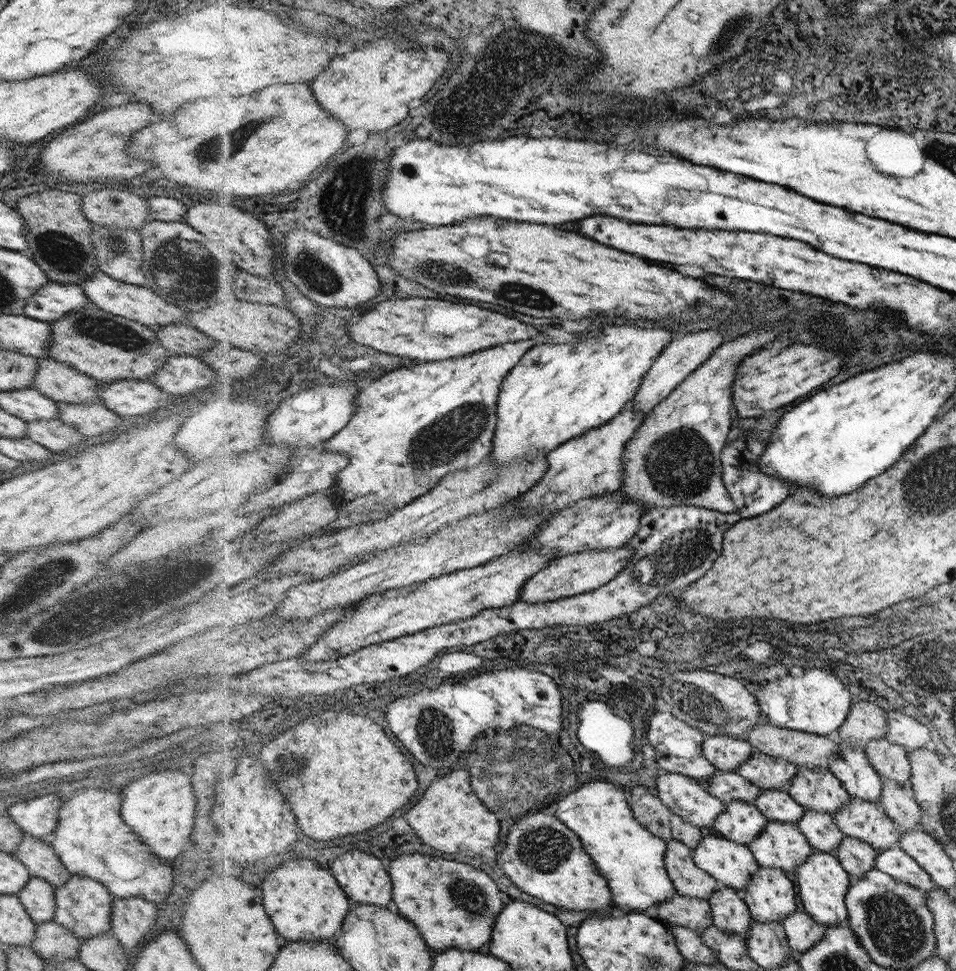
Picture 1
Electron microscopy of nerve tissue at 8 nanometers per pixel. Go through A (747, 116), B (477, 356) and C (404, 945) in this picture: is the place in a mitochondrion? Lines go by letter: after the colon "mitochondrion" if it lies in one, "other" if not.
A: other
B: other
C: other

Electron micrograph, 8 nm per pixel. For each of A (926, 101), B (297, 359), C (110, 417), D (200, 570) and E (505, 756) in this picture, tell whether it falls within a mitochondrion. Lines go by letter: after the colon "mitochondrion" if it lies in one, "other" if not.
A: other
B: other
C: other
D: other
E: mitochondrion

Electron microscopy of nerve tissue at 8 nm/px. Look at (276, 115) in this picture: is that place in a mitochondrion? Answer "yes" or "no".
yes

